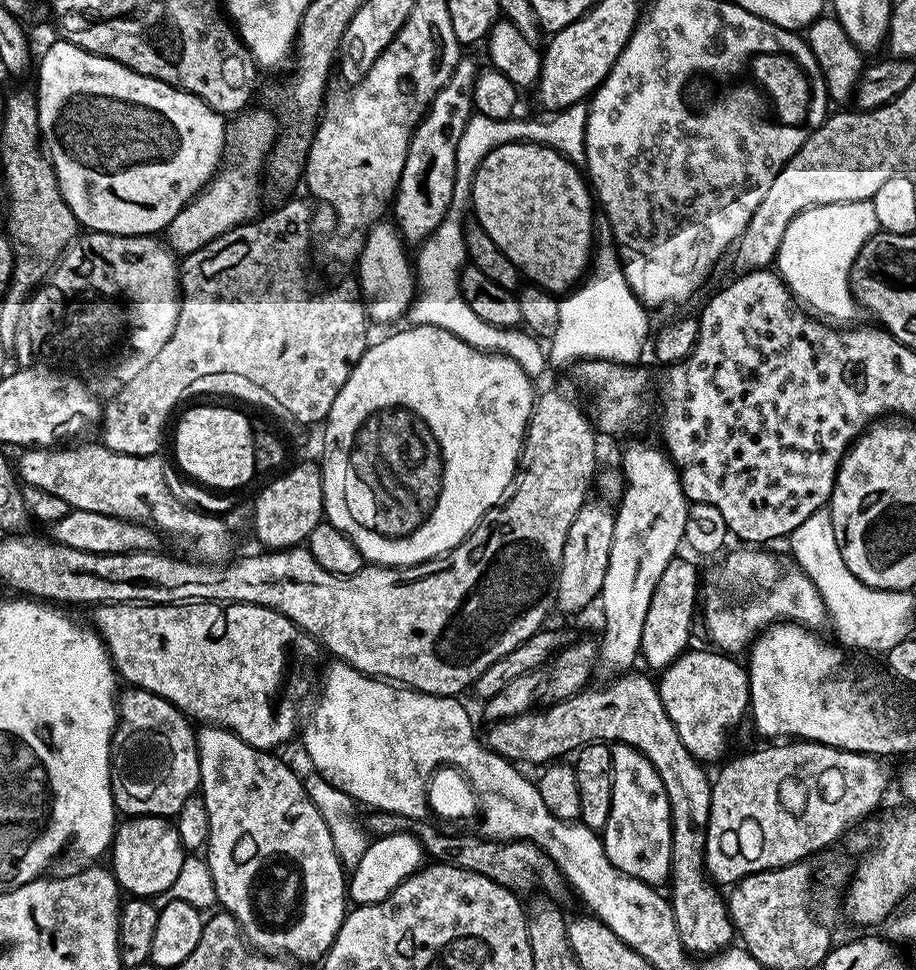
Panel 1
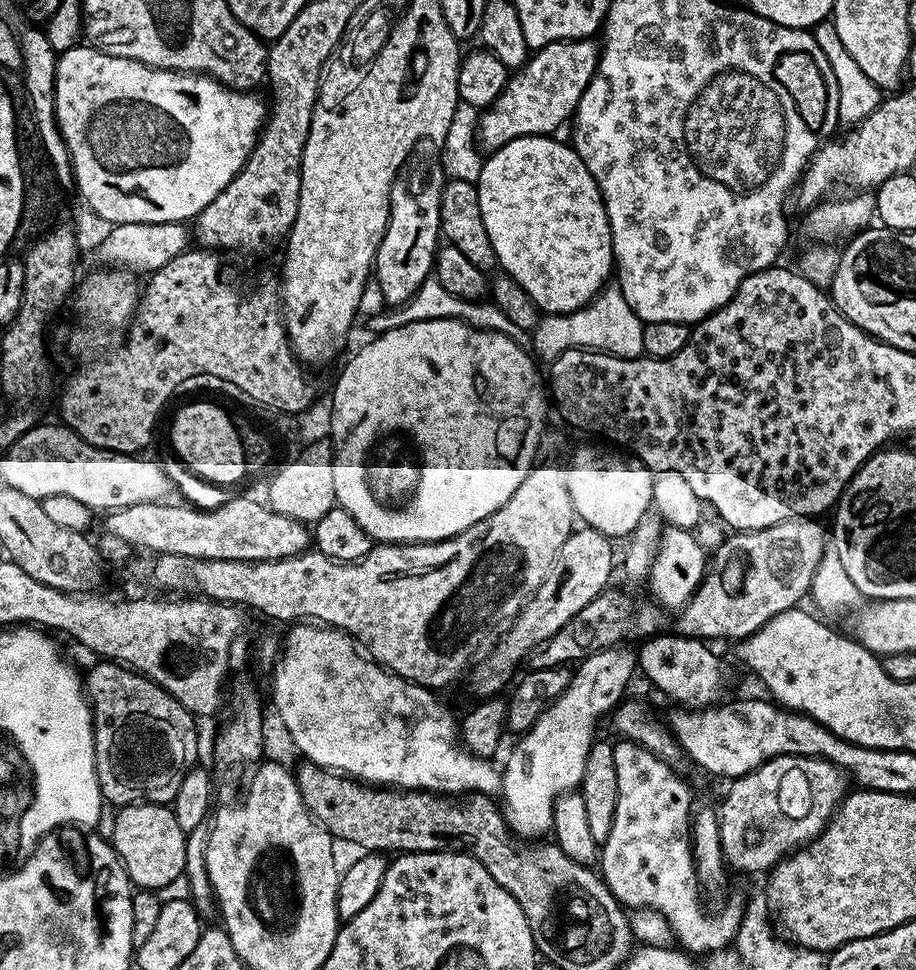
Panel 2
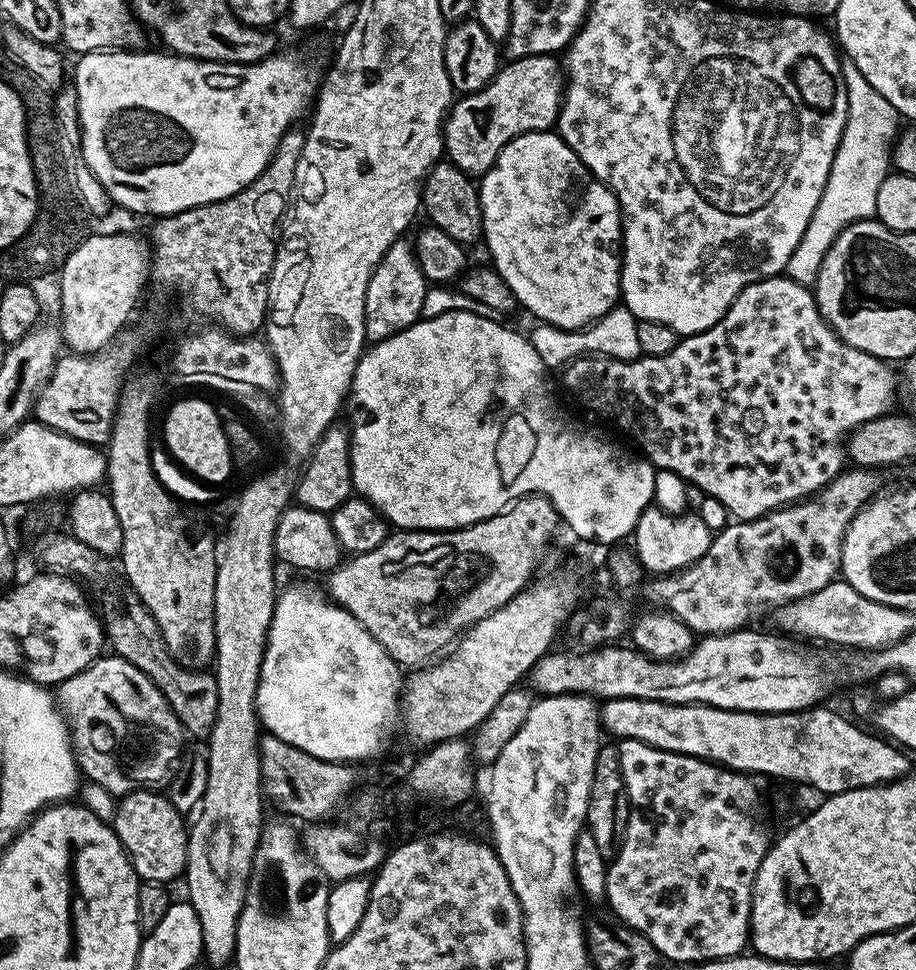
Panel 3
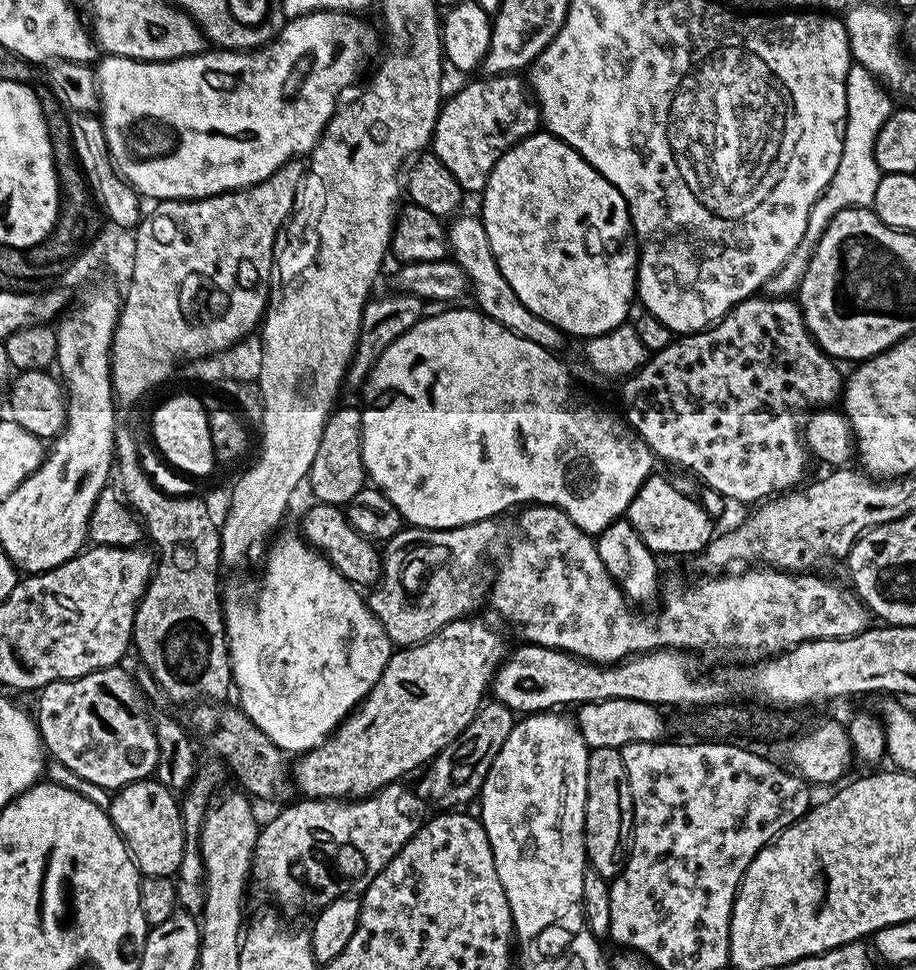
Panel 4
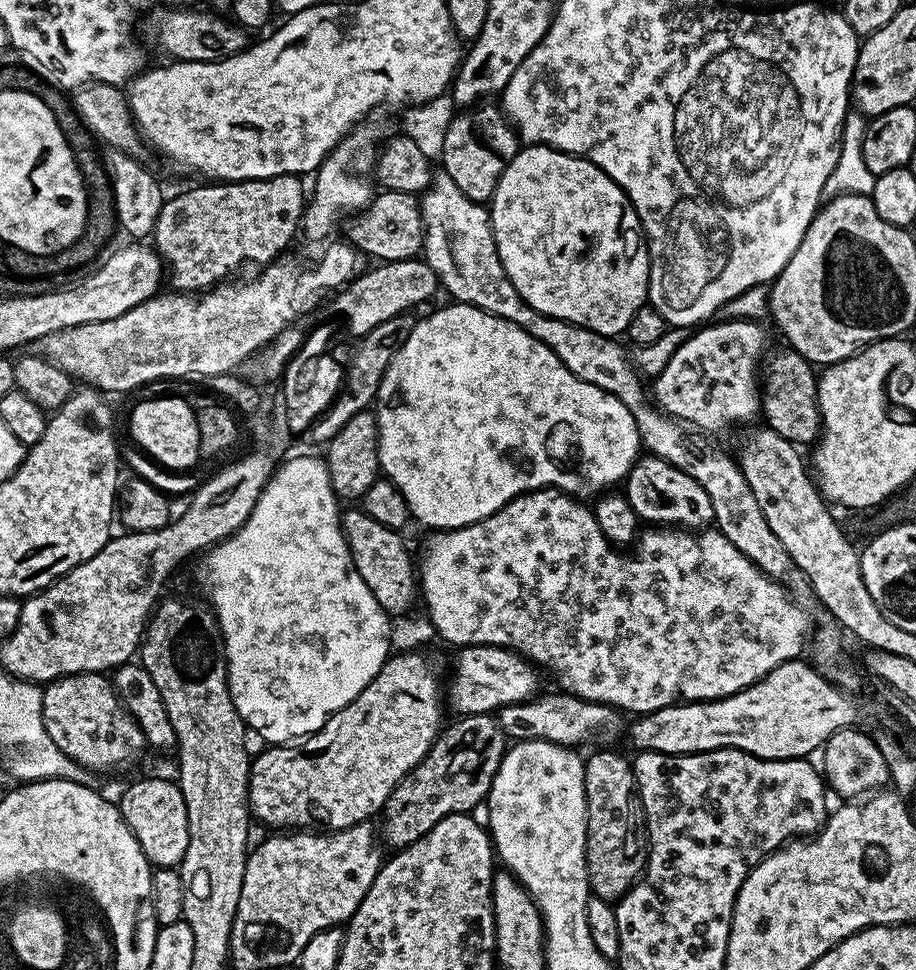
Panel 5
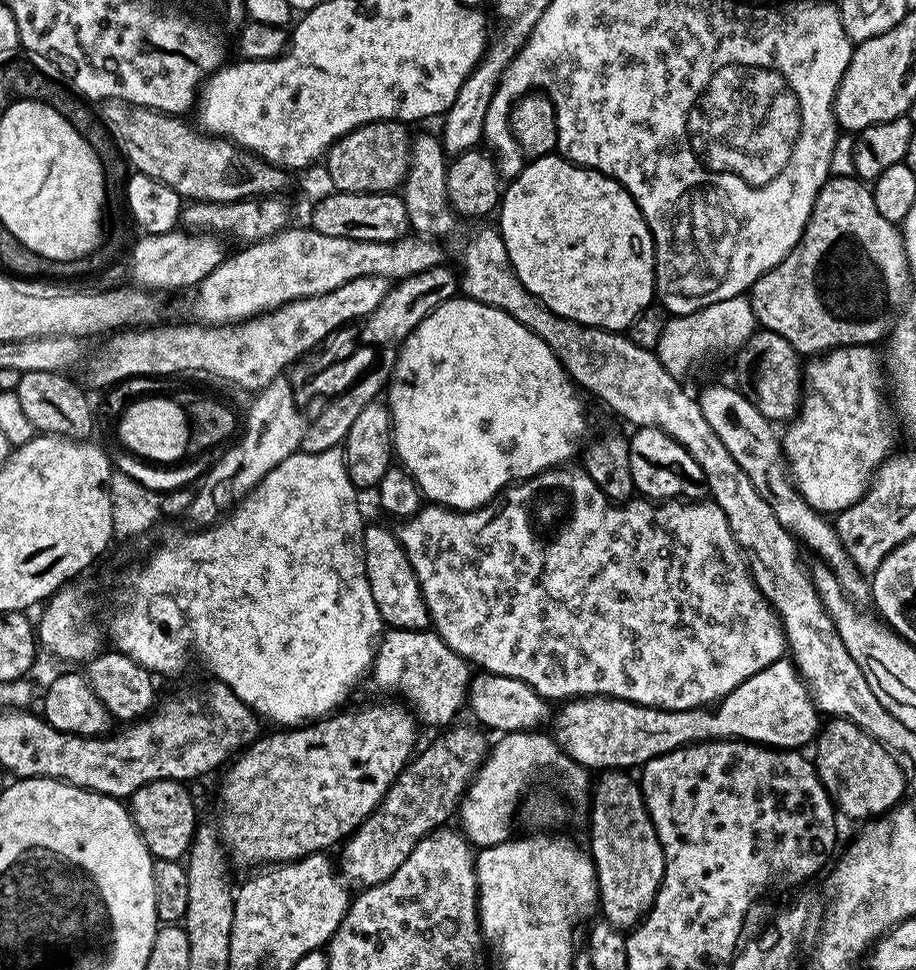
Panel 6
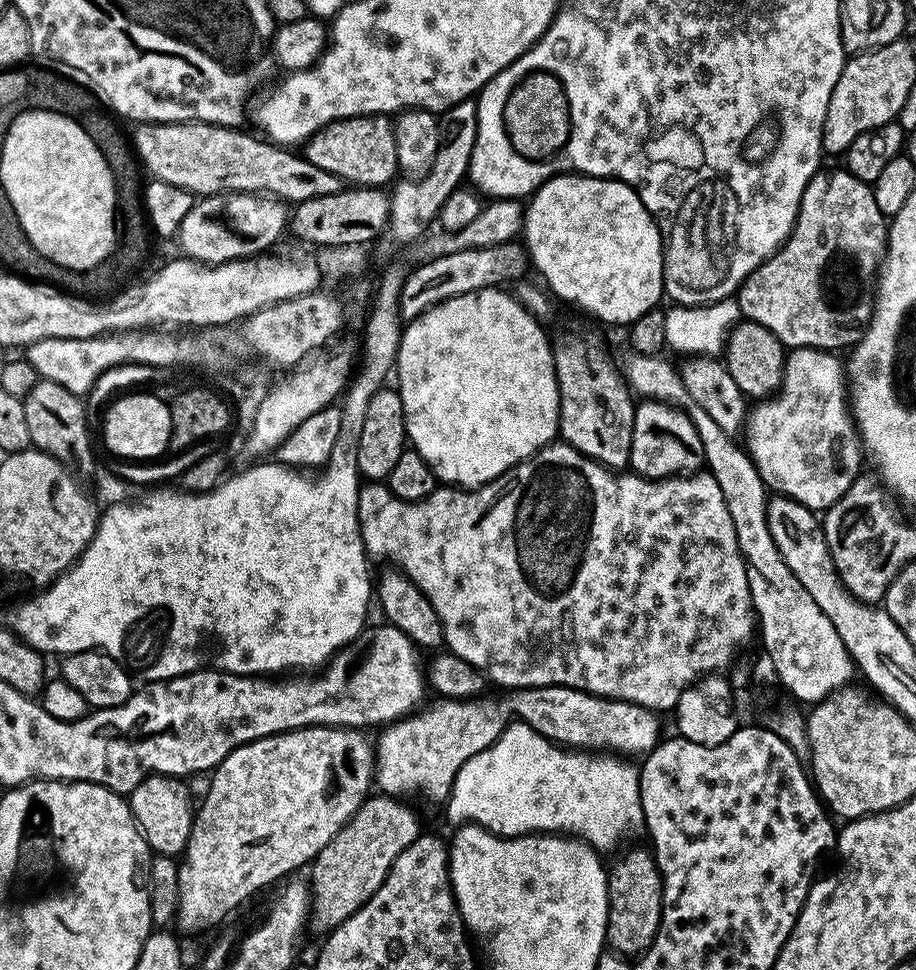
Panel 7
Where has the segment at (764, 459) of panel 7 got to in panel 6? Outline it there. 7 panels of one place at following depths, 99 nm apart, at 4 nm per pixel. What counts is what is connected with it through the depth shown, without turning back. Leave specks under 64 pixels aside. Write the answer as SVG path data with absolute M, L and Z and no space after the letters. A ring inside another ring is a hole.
M848 344L844 348L813 355L802 372L800 411L782 432L784 459L788 461L792 483L811 508L825 514L841 512L846 506L858 502L858 498L868 491L876 467L893 451L892 424L884 420L884 396L880 393L882 360L876 357L876 350L870 344Z

